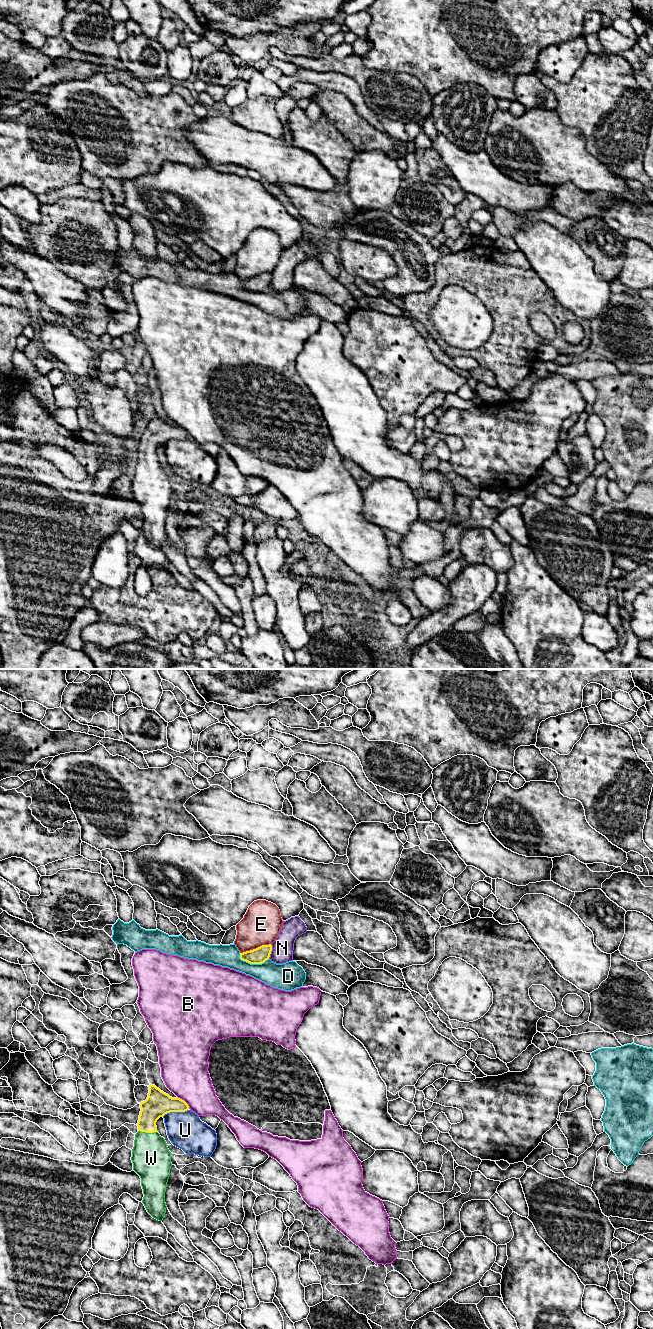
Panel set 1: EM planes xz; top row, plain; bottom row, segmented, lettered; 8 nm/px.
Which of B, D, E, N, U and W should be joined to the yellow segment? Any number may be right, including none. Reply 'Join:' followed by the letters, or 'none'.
Join: W

